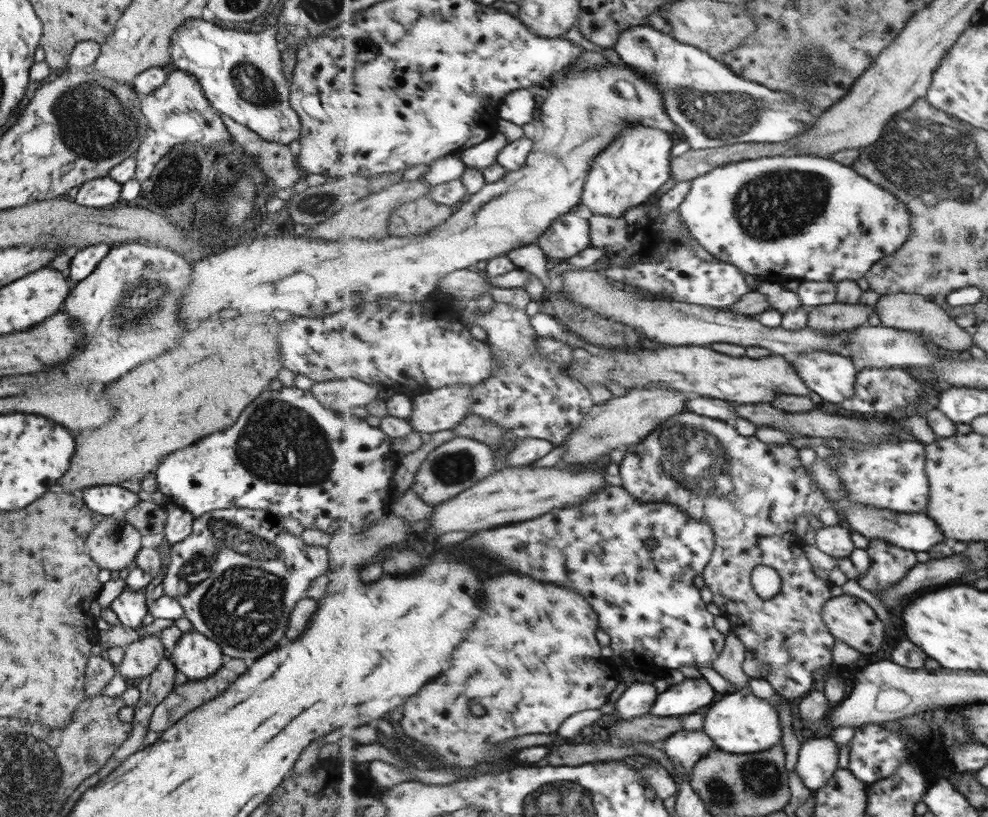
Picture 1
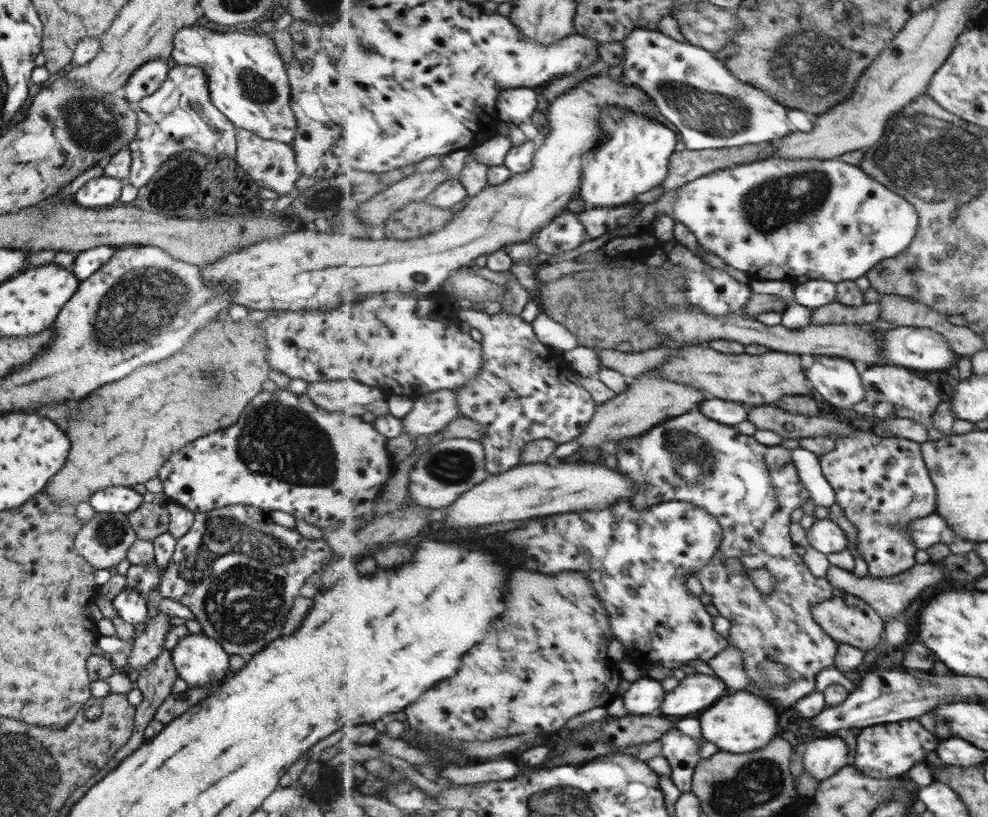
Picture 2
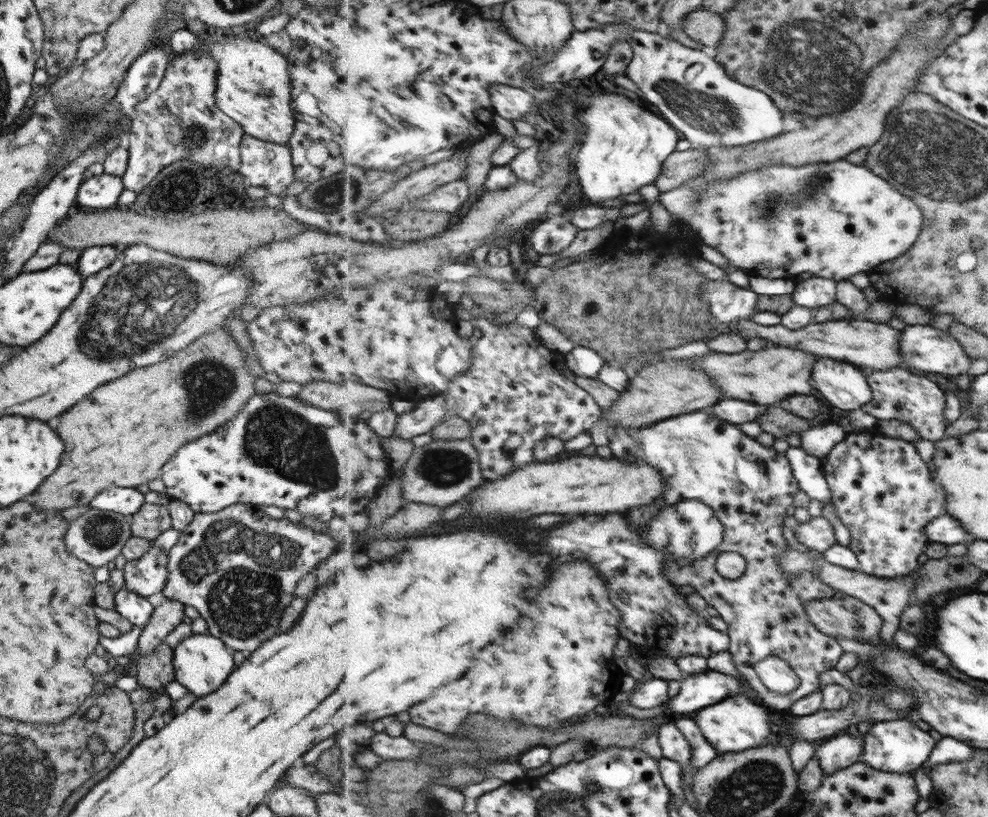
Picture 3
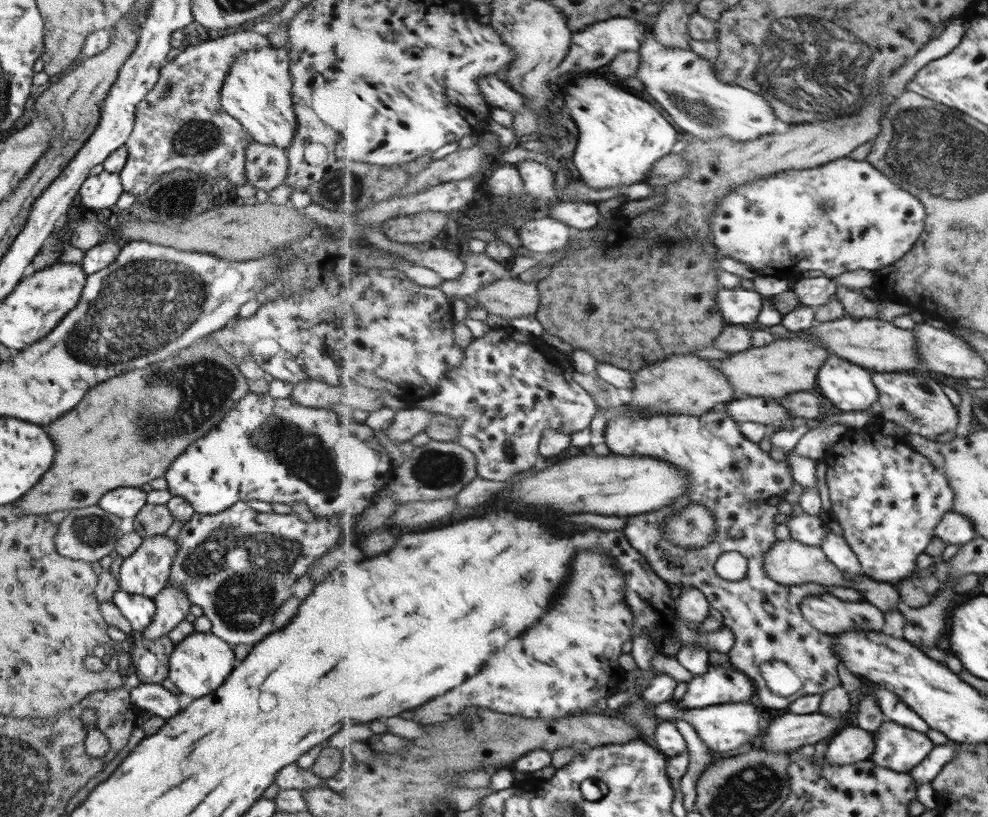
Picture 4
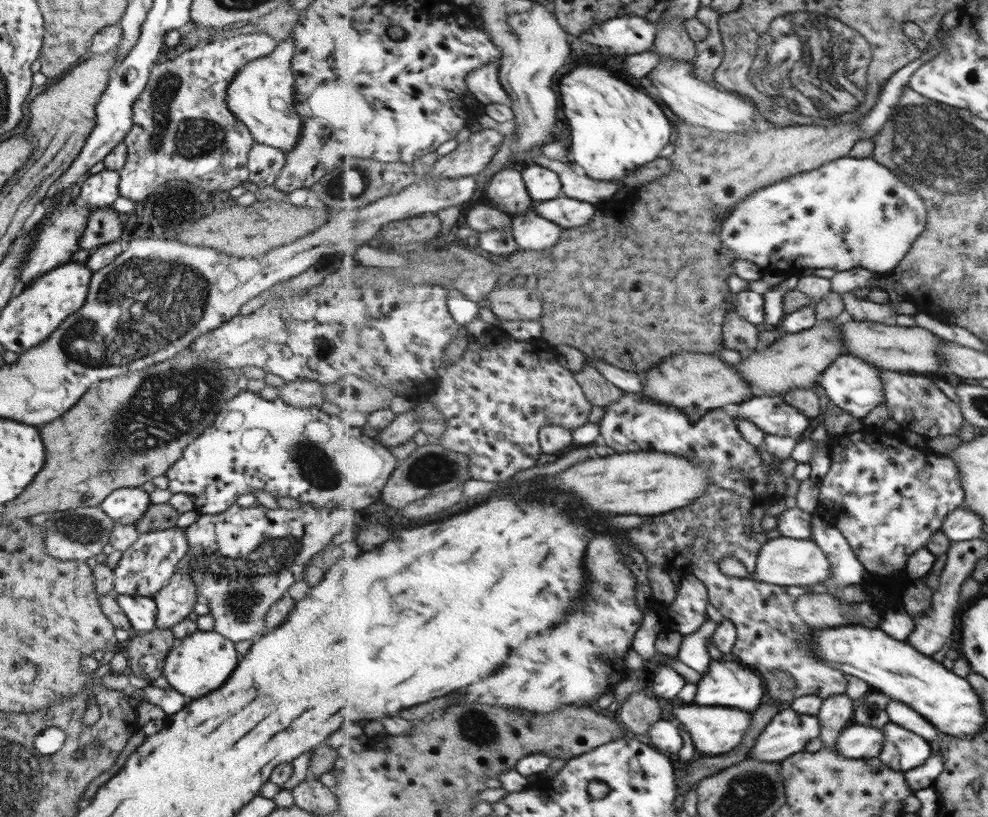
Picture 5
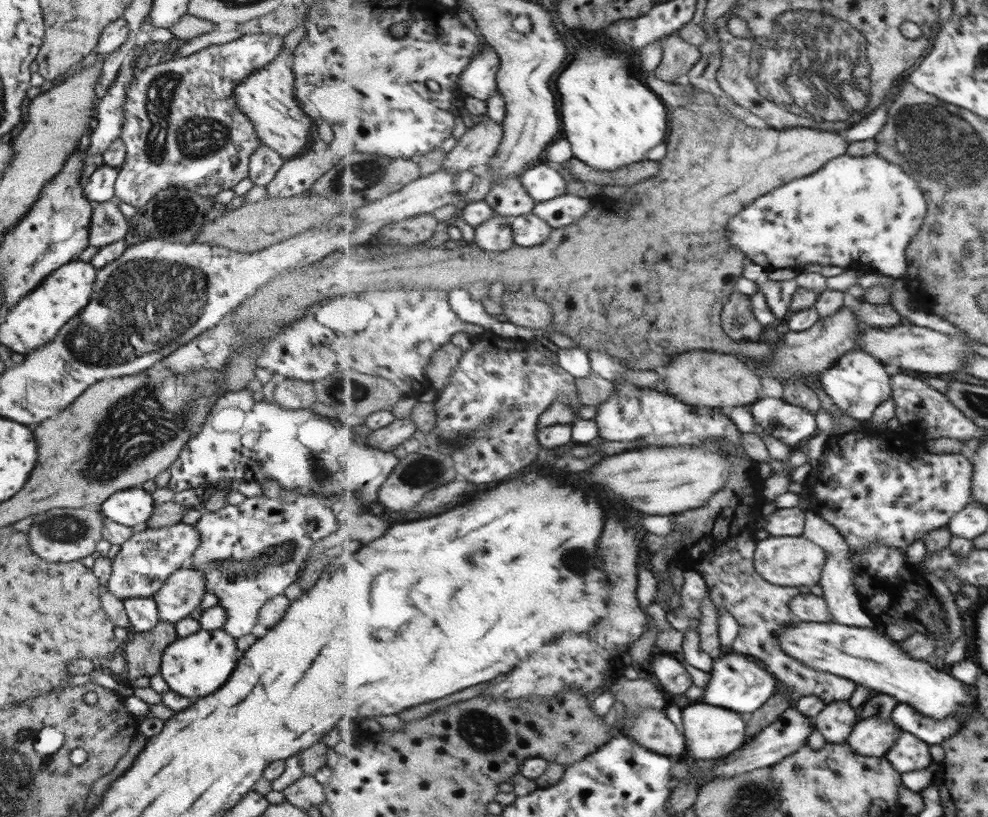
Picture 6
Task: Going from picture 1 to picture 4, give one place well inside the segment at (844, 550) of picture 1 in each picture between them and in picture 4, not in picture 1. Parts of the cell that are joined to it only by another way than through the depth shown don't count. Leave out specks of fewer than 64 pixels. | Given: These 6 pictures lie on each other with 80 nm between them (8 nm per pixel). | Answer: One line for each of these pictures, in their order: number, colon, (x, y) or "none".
2: (824, 534)
3: (816, 534)
4: (807, 528)

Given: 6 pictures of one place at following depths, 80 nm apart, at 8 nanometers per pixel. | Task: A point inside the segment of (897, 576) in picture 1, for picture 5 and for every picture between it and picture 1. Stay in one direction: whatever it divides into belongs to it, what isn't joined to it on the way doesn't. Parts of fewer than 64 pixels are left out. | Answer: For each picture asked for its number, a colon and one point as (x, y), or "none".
2: (882, 483)
3: (885, 494)
4: (888, 498)
5: (888, 503)

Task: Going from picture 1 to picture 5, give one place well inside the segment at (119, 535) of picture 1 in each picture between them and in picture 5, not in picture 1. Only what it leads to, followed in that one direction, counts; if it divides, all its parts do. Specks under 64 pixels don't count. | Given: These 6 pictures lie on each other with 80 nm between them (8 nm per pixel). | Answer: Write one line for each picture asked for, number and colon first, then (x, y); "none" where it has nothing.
2: (102, 541)
3: (95, 537)
4: (87, 534)
5: (76, 534)

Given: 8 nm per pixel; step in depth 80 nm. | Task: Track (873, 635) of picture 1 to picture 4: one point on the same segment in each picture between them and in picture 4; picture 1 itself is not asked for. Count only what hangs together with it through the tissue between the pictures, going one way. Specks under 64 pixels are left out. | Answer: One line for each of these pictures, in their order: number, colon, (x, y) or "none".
2: (848, 619)
3: (850, 618)
4: (827, 613)

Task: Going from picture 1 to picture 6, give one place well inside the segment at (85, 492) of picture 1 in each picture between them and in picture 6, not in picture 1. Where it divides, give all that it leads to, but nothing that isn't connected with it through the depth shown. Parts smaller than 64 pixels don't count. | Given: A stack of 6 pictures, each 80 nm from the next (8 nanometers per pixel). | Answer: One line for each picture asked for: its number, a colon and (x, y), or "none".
2: (117, 499)
3: (126, 501)
4: (124, 502)
5: (124, 505)
6: (131, 507)

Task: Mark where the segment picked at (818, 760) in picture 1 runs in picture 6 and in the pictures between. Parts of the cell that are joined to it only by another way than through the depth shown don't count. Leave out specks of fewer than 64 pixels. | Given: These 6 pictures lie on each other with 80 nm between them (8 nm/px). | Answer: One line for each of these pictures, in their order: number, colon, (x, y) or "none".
2: (823, 757)
3: (838, 752)
4: (852, 744)
5: (859, 741)
6: (874, 737)

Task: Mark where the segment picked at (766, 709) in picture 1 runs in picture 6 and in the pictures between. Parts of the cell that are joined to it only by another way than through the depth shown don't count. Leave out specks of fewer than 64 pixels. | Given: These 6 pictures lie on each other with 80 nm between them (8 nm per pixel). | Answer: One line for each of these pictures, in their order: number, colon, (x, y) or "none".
2: (742, 721)
3: (739, 723)
4: (724, 728)
5: (714, 730)
6: (711, 731)

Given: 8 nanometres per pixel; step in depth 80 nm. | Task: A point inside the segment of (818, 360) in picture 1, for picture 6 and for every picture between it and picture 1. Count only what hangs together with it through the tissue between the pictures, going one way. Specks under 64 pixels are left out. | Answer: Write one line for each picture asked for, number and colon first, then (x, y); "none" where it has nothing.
2: (838, 380)
3: (844, 385)
4: (850, 387)
5: (852, 384)
6: (858, 384)

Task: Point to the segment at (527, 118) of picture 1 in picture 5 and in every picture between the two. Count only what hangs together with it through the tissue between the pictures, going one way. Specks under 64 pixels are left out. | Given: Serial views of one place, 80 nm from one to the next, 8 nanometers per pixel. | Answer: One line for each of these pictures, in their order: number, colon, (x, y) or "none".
2: (515, 106)
3: (510, 102)
4: (498, 92)
5: (484, 82)

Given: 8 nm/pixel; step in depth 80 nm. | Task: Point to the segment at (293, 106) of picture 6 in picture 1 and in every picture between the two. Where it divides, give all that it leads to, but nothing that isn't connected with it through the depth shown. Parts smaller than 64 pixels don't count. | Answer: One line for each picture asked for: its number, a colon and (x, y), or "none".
1: (240, 74)
2: (246, 78)
3: (252, 88)
4: (256, 92)
5: (261, 95)

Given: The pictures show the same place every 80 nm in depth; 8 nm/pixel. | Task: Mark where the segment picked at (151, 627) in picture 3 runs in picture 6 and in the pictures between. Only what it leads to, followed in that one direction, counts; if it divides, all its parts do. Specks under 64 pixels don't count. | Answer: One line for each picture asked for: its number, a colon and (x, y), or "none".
4: (171, 606)
5: (176, 599)
6: (182, 591)

